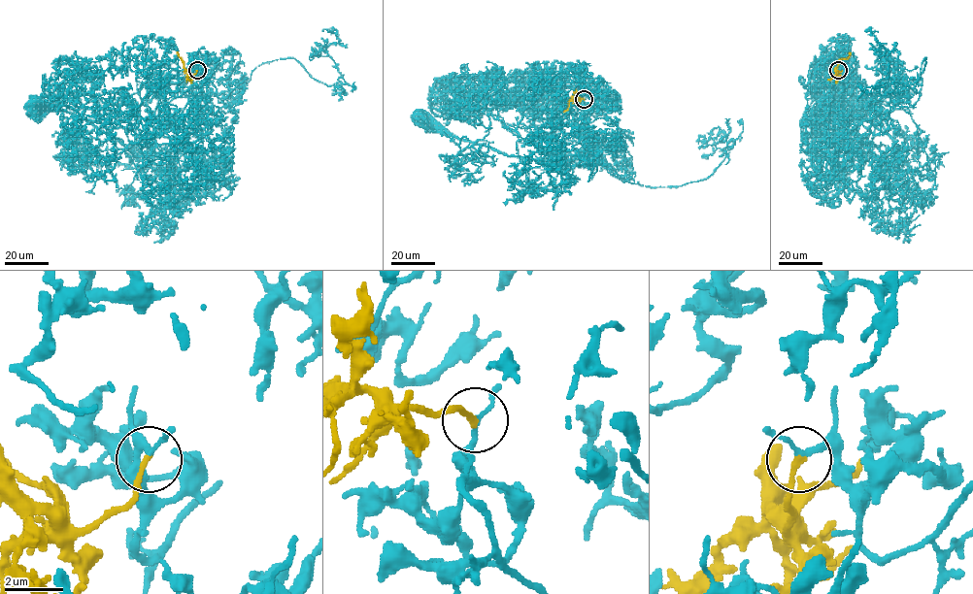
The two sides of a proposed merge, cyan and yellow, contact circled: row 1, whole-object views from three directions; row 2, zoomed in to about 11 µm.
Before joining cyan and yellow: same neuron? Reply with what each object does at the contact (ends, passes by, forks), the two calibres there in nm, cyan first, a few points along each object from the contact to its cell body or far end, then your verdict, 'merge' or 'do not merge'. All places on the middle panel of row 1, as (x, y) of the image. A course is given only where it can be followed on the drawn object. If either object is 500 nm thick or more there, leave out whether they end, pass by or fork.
cyan passes by | yellow ends | 160/190 nm | cyan via (584, 99), (592, 115), (606, 115), (581, 102), (548, 116), (557, 124), (536, 158), (440, 133), (419, 119) | yellow via (584, 99), (573, 97), (564, 111) | merge

